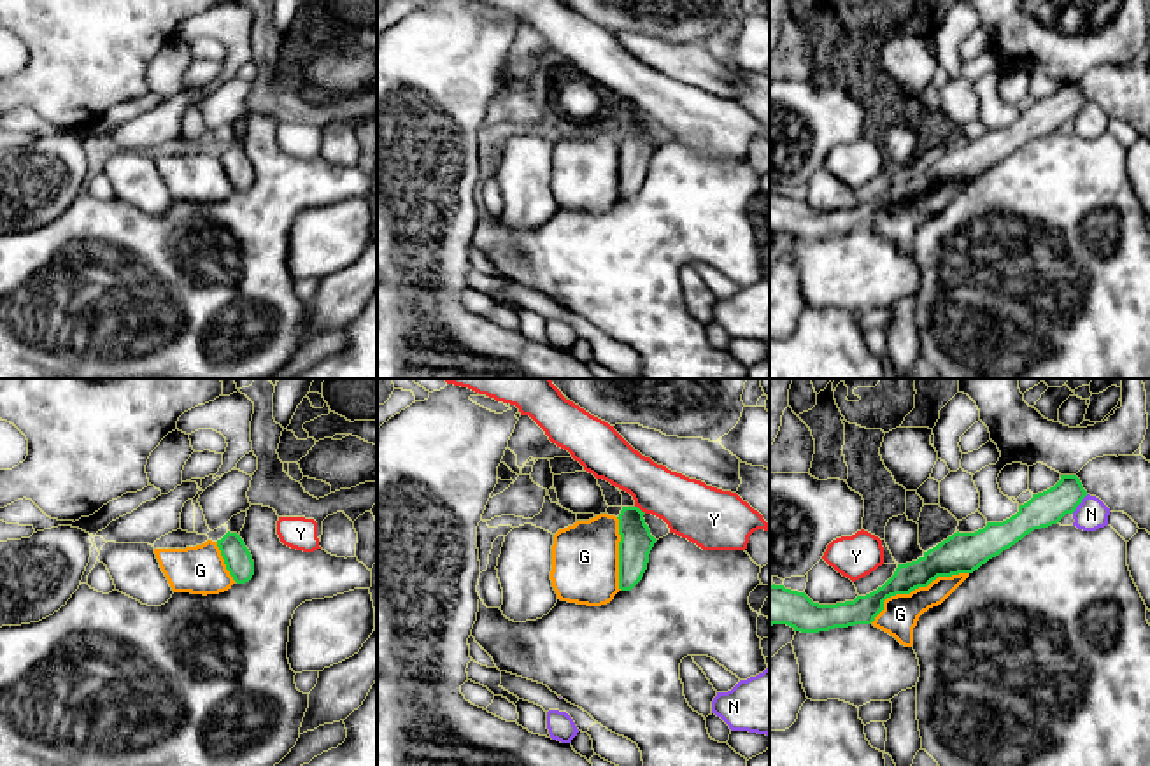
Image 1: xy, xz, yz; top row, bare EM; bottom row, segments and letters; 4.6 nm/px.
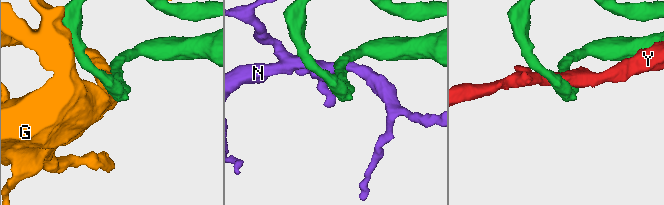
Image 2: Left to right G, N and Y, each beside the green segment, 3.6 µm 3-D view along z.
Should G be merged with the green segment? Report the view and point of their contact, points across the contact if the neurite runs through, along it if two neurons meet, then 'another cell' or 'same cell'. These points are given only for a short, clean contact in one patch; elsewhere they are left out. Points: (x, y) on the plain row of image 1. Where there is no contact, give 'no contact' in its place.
contact yz (915, 195); same cell

